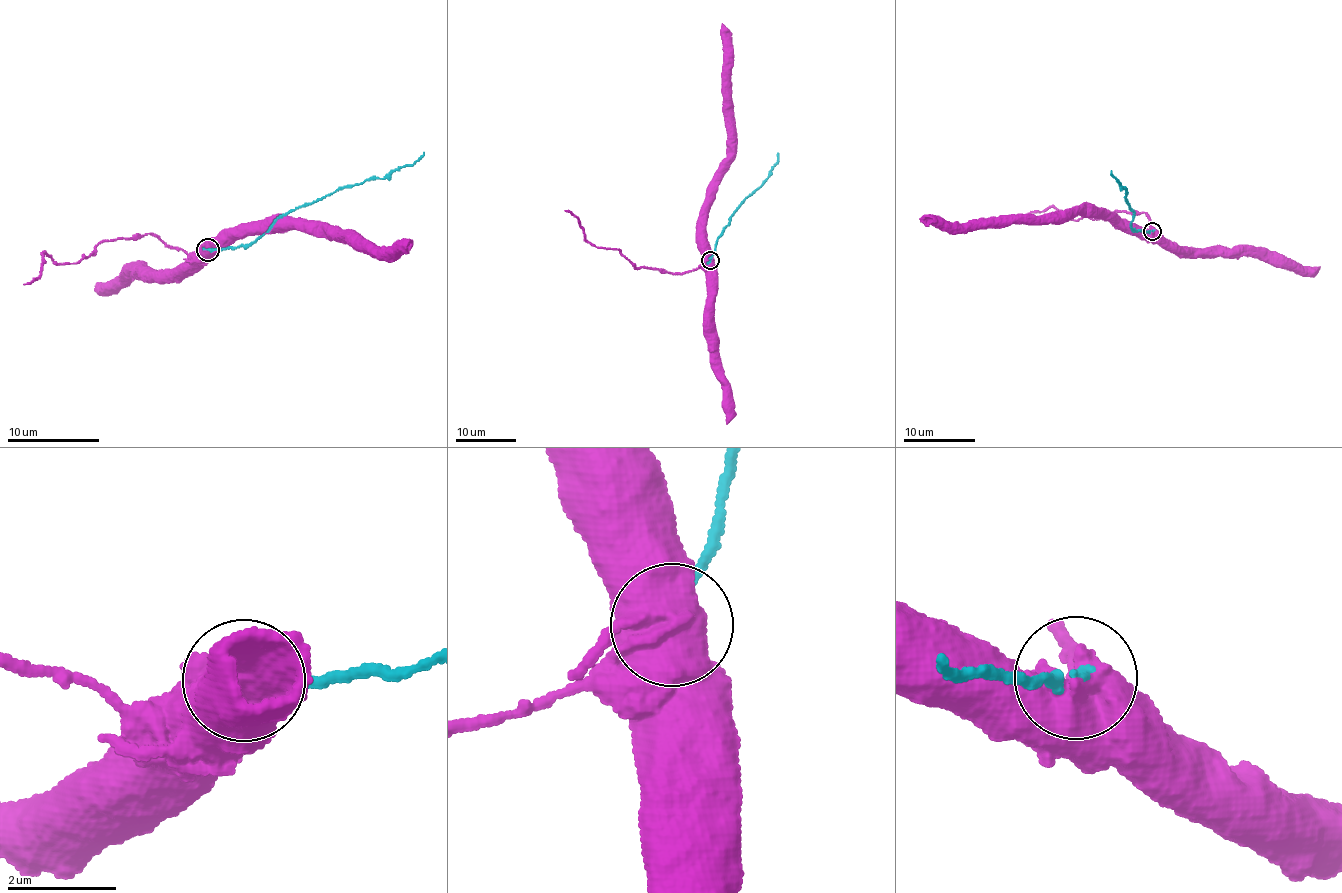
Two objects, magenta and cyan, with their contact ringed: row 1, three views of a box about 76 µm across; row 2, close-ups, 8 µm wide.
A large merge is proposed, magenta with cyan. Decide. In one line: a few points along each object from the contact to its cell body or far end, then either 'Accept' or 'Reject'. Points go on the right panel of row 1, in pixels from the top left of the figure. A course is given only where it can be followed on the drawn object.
Course of magenta: (1152, 231), (1132, 231), (1102, 217), (1079, 212), (1016, 221), (934, 225), (919, 219). Course of cyan: (1152, 231), (1133, 231), (1130, 225), (1134, 213), (1124, 190), (1111, 171). Reject

